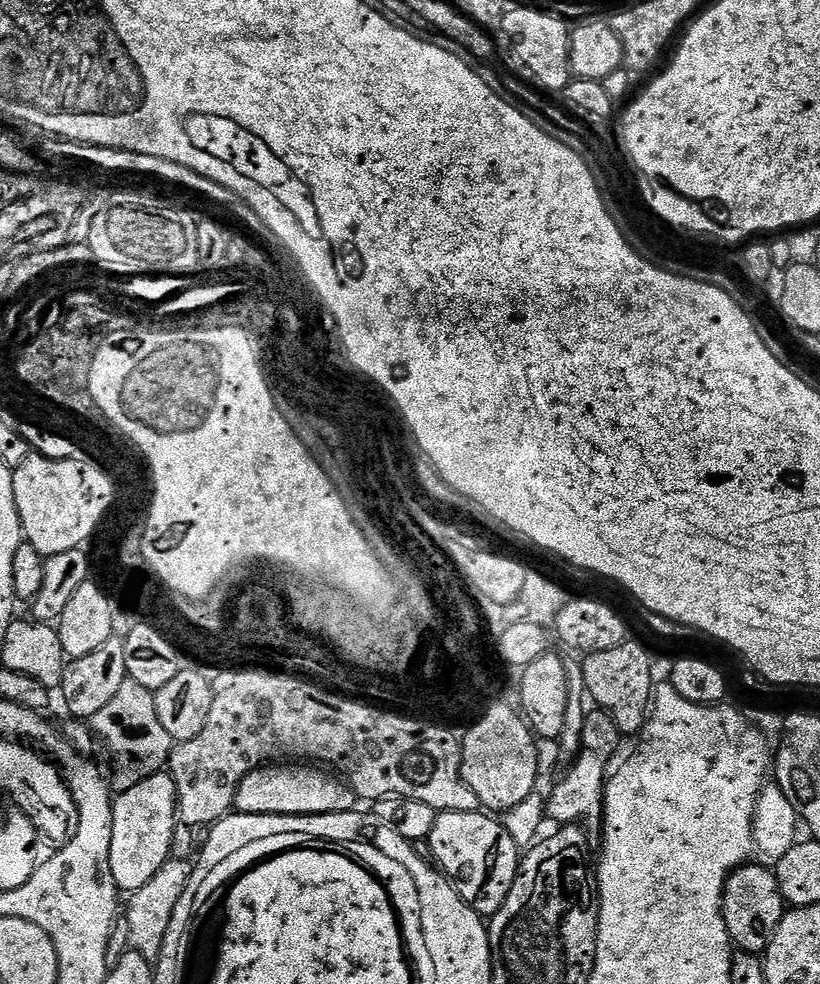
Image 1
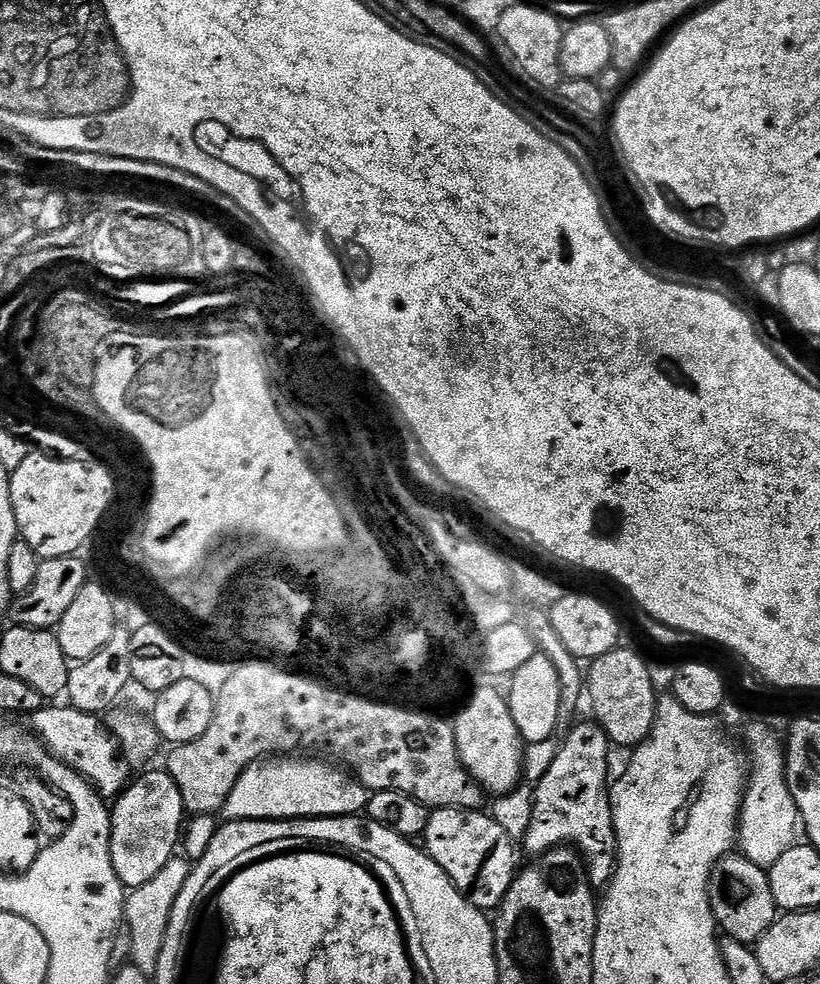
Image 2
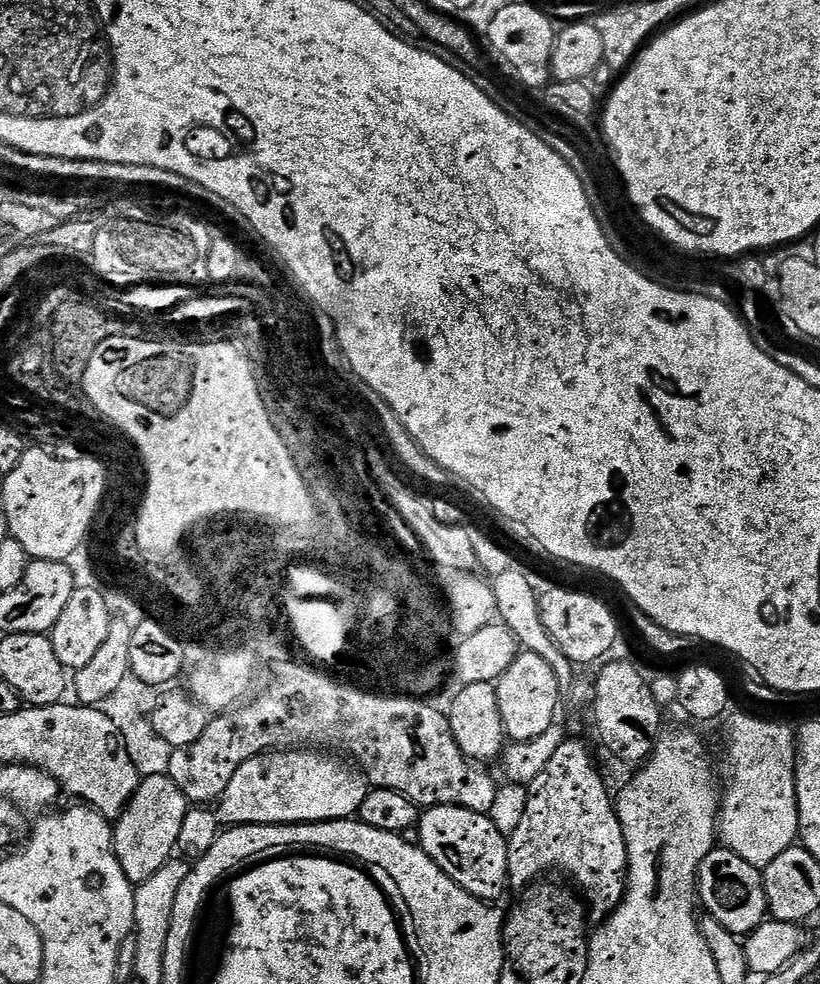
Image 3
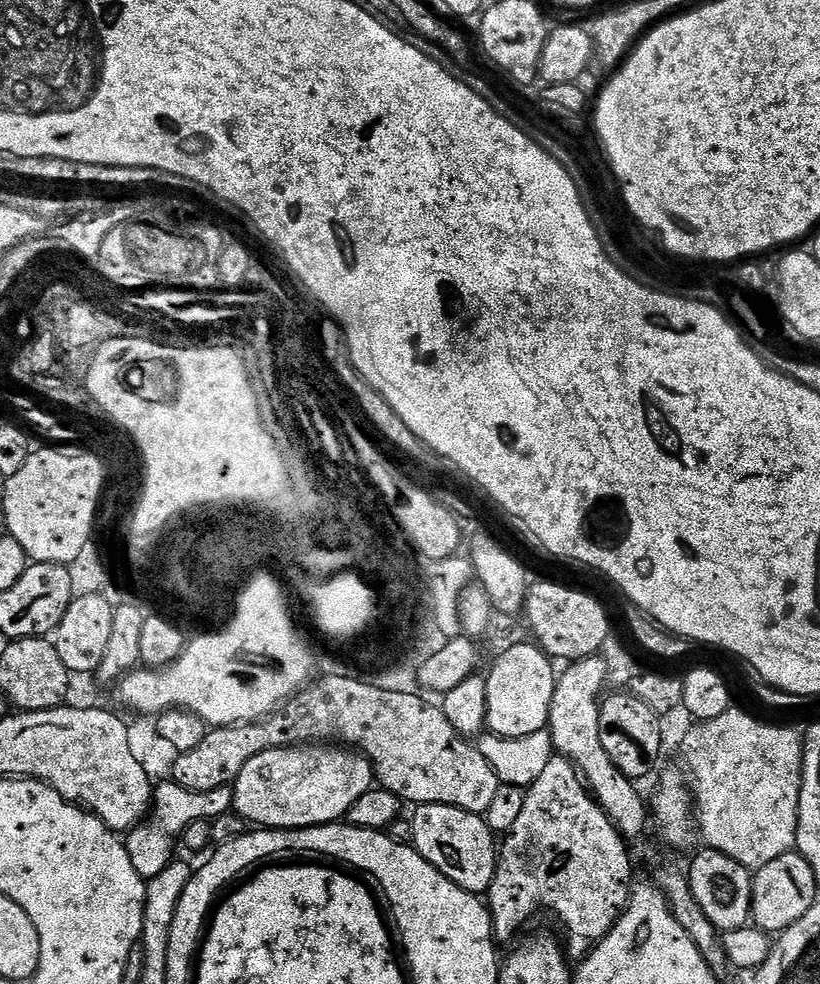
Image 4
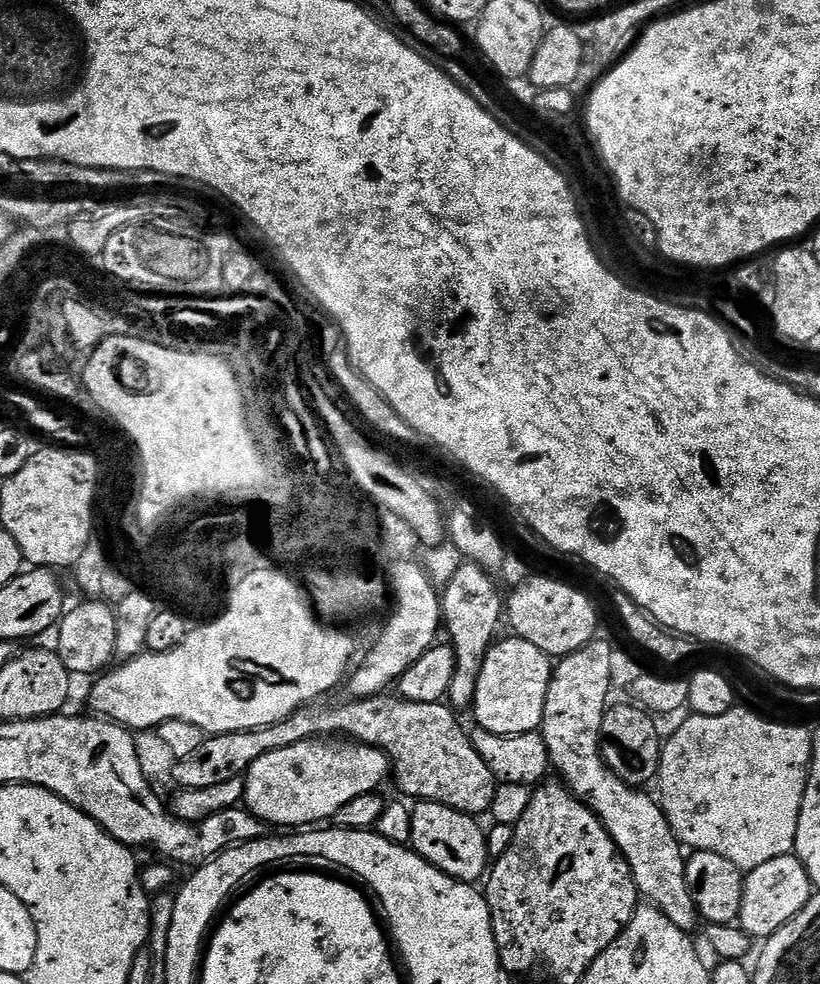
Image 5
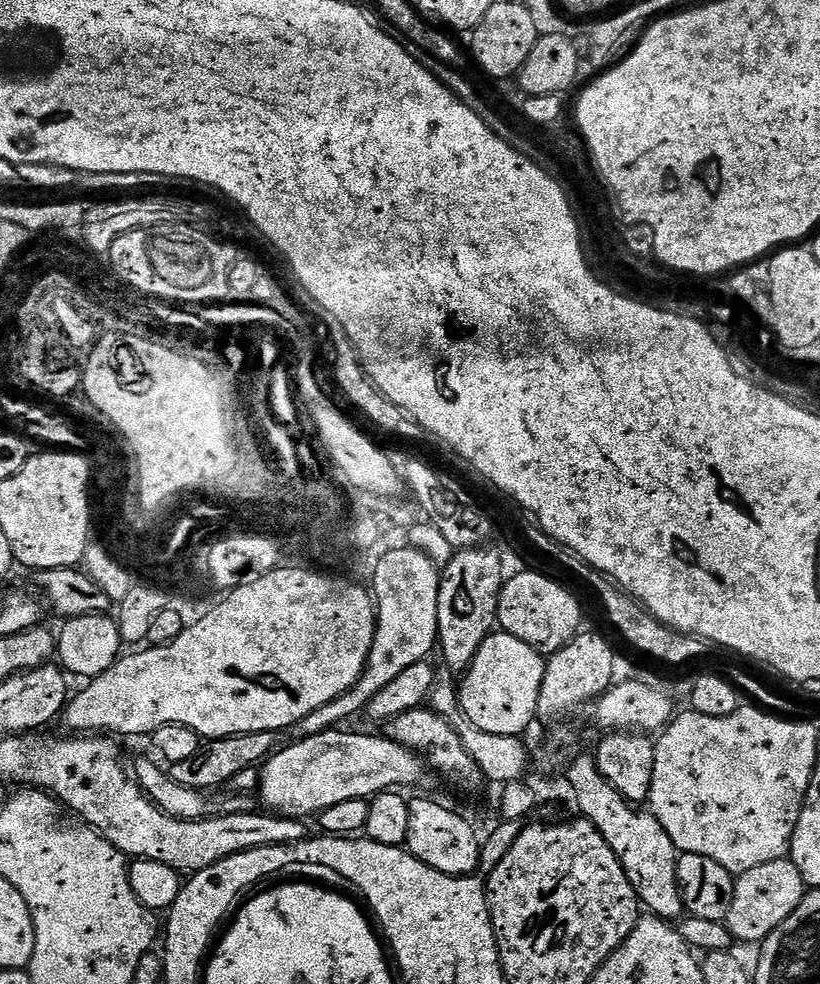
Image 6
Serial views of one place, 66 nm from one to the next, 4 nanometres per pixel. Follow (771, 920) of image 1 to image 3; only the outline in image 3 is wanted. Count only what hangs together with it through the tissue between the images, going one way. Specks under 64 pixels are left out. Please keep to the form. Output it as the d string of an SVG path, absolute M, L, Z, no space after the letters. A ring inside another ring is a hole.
M717 846L700 864L698 900L703 911L726 926L735 936L747 937L769 915L768 899L764 893L764 873L750 866L746 858L738 858L729 848Z

